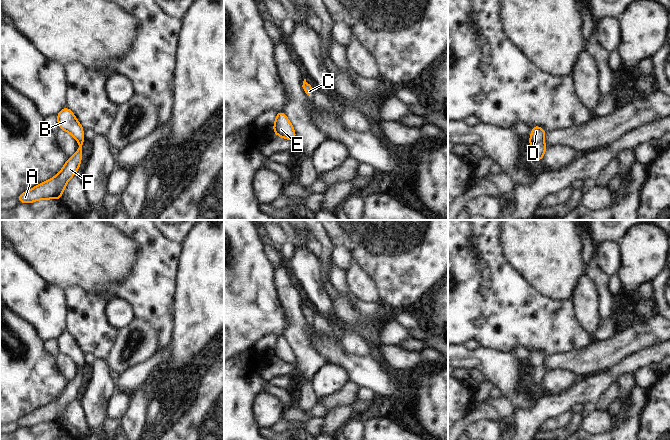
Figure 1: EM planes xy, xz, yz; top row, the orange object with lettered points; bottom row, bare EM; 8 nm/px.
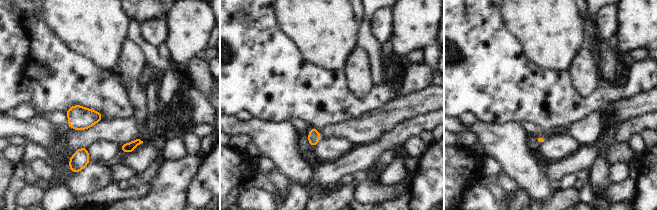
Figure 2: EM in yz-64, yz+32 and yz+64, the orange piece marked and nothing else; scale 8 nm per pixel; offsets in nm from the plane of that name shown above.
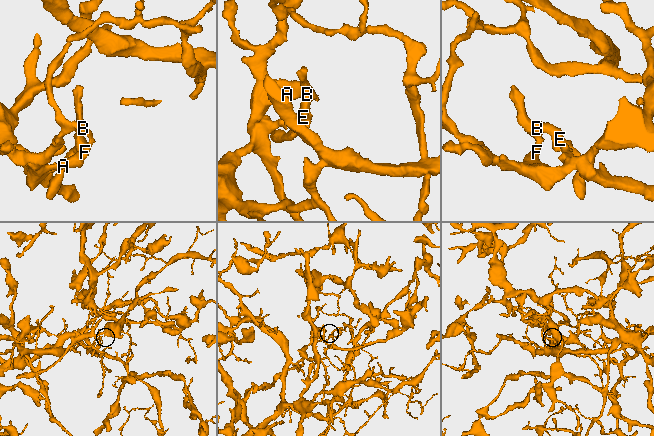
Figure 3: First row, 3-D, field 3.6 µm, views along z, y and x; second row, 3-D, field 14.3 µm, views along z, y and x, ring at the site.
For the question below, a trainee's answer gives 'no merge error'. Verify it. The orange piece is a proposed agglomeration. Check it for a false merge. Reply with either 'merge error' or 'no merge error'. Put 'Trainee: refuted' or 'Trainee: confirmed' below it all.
no merge error
Trainee: confirmed

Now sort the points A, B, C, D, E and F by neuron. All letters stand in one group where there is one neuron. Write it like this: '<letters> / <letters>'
A B C D E F

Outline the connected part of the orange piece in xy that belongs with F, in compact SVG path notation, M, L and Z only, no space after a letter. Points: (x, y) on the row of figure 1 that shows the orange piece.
M64 107L57 115L58 127L70 133L79 143L79 148L76 153L71 156L63 165L61 172L52 179L37 185L36 187L21 193L18 196L20 203L33 203L39 199L58 199L61 200L61 195L65 189L66 183L71 179L76 171L80 168L80 161L83 155L83 127L80 125L73 112Z

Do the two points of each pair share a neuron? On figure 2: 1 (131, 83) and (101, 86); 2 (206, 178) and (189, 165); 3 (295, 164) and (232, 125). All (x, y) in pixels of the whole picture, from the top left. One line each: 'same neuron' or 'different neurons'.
1: different neurons
2: different neurons
3: same neuron

